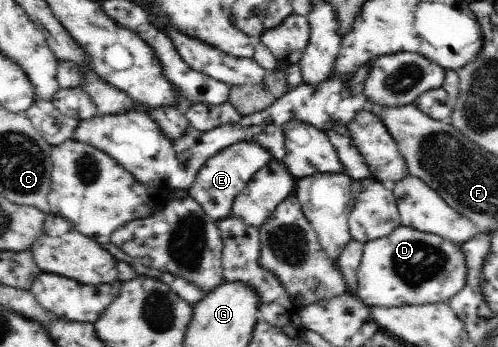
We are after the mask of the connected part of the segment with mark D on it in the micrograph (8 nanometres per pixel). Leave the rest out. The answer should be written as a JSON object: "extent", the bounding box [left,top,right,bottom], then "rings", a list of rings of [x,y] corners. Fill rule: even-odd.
{"extent":[355,226,467,306],"rings":[[[398,226],[383,238],[364,243],[357,270],[355,294],[367,306],[417,306],[445,302],[465,286],[467,267],[458,244],[437,236]]]}

